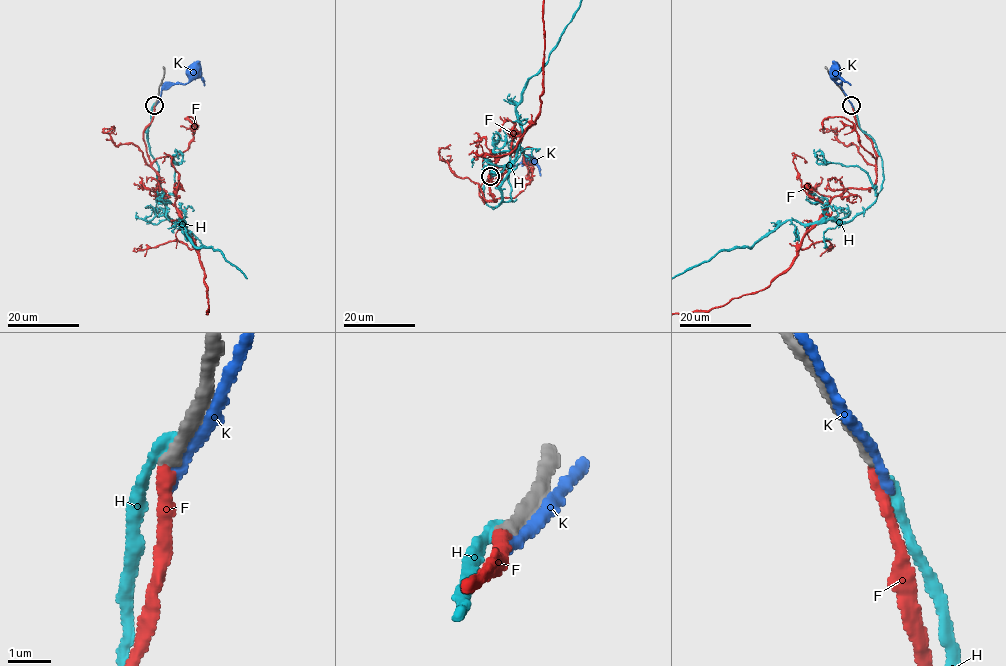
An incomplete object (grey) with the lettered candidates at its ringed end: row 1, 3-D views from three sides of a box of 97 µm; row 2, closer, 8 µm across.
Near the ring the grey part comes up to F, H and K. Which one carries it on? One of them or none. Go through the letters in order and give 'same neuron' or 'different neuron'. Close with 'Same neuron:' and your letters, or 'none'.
F: same neuron
H: different neuron
K: different neuron
Same neuron: F

